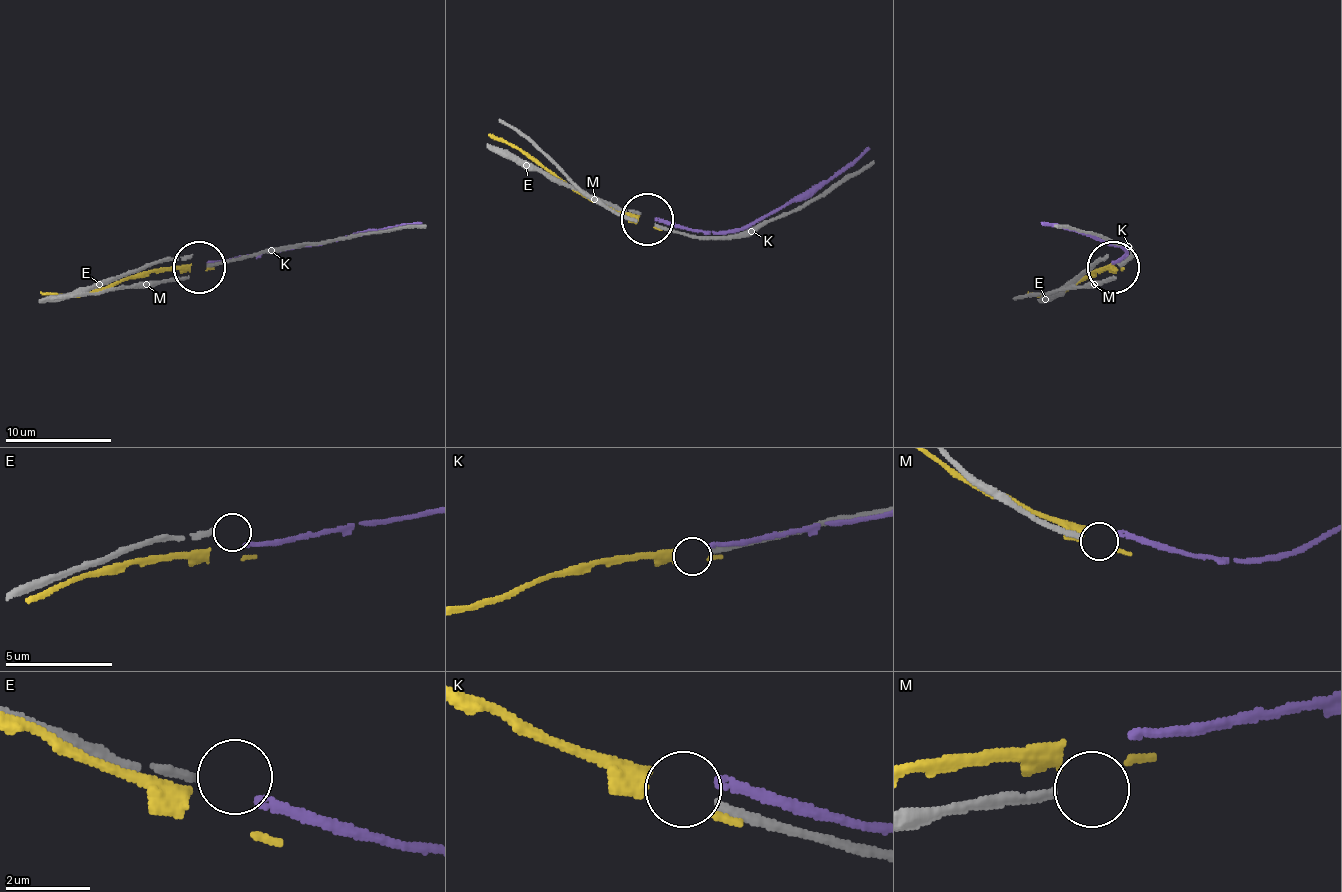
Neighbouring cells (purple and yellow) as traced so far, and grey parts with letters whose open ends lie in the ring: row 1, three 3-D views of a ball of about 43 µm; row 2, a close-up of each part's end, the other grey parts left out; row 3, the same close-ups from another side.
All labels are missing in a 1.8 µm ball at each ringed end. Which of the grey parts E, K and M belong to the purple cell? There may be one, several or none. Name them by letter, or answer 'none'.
none

